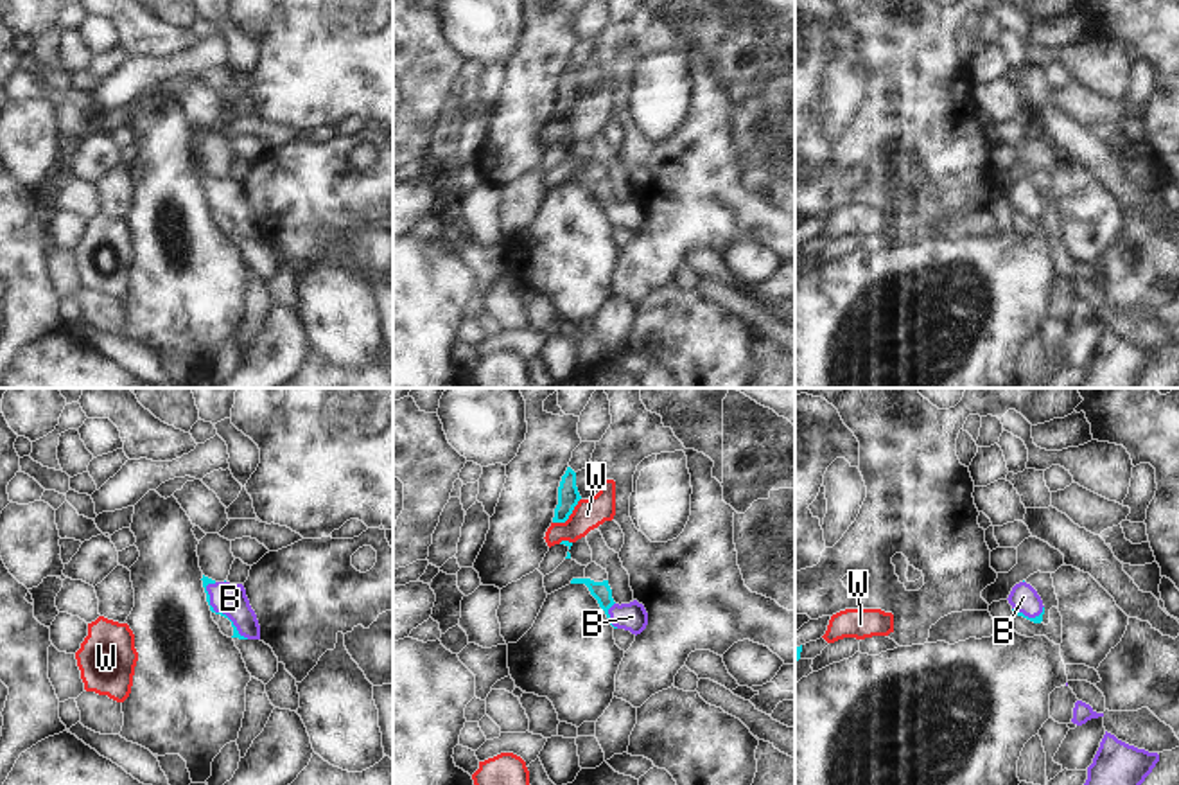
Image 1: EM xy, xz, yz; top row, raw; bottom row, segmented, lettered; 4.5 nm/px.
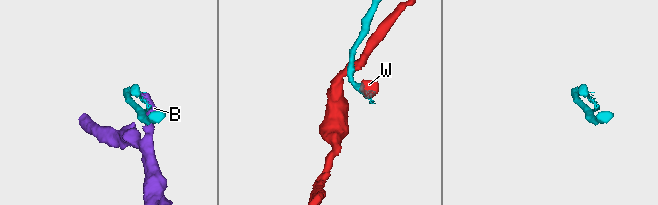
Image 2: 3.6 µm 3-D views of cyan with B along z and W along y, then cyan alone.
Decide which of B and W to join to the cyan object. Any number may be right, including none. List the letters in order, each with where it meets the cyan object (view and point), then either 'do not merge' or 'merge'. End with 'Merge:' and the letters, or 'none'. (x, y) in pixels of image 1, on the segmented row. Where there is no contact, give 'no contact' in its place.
B: xy (219, 613) | merge
W: xz (569, 514) | do not merge
Merge: B

